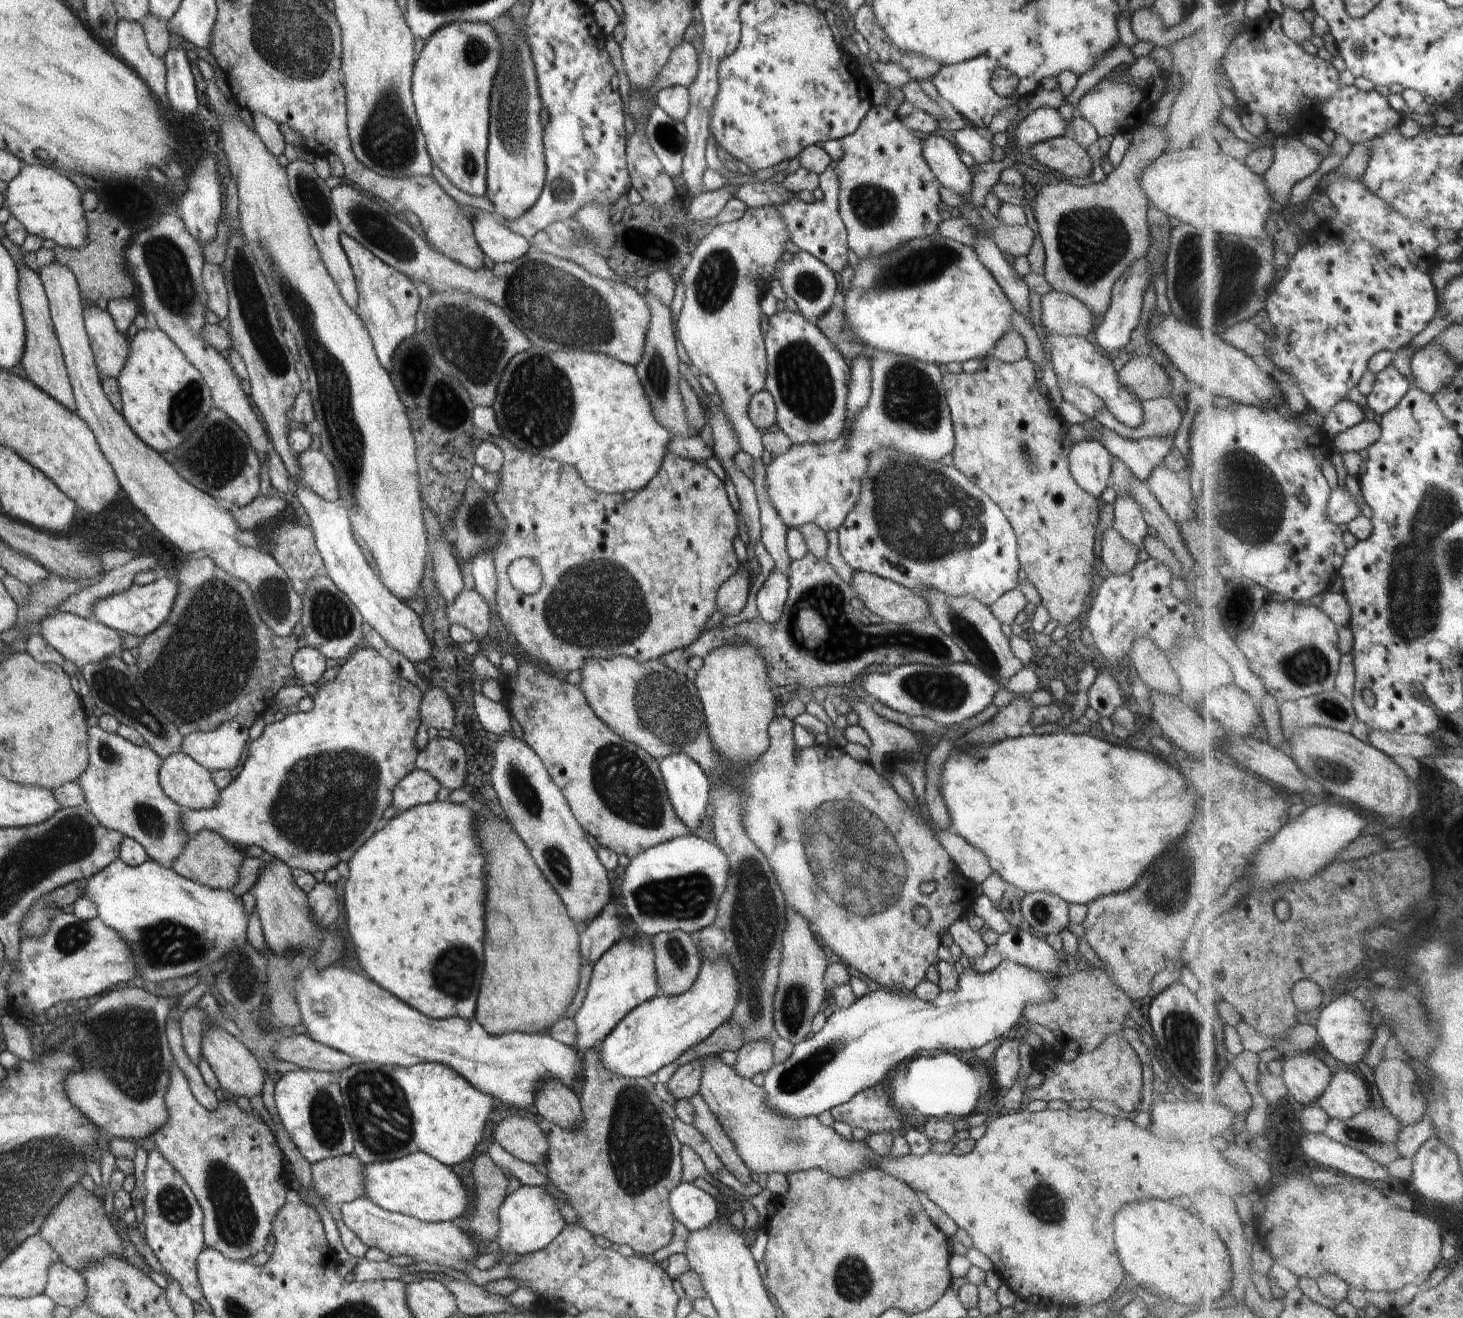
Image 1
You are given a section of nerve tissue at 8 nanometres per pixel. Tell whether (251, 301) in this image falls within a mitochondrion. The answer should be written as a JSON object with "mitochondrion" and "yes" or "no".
{"mitochondrion":"yes"}

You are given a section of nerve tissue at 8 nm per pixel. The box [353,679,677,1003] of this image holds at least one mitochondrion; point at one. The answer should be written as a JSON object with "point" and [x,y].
{"point":[624,782]}

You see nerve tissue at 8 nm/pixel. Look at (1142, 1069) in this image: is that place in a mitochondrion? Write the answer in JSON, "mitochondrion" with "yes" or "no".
{"mitochondrion":"no"}

